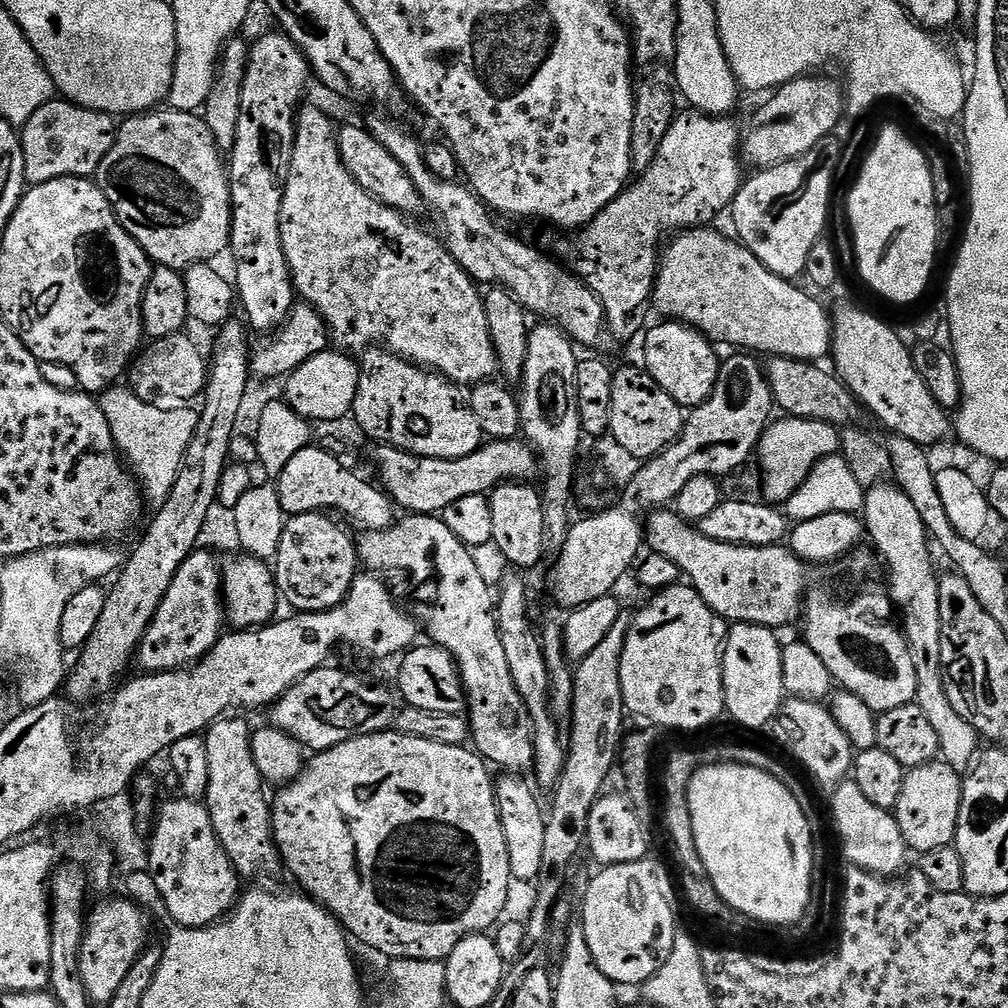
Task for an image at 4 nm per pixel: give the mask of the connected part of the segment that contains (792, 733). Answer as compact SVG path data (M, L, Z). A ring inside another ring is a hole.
M788 696L780 706L780 715L772 721L770 733L821 784L825 790L836 788L849 779L854 759L850 738L831 716L827 703Z

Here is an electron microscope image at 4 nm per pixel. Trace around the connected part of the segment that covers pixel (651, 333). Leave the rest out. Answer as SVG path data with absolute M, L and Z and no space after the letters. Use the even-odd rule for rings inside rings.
M653 323L643 337L643 340L645 339L643 367L654 378L654 382L658 382L658 386L662 386L662 390L666 390L666 394L670 394L670 398L674 398L674 402L678 402L681 408L685 410L698 408L706 402L706 398L710 398L718 382L721 357L716 357L717 349L704 333L697 332L687 324L664 323L668 324Z

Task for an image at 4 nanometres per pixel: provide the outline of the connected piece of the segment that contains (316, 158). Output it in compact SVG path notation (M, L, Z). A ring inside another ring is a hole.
M305 103L296 113L296 141L292 151L290 162L290 174L284 187L282 198L282 250L286 254L288 269L292 275L292 286L295 295L305 304L312 304L318 310L318 314L328 325L330 340L337 349L349 354L360 354L373 346L383 346L389 352L394 352L403 360L411 360L422 368L440 373L441 376L461 386L481 384L484 380L491 380L497 375L496 351L494 342L490 338L490 326L488 315L484 309L484 298L481 289L475 280L454 262L452 255L439 239L436 240L424 228L411 224L409 217L402 212L395 212L387 208L381 200L369 194L364 187L346 170L346 166L340 157L338 142L336 141L337 125L332 125L332 120L320 108Z

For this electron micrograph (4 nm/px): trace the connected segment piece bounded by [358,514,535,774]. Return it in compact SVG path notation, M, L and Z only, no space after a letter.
M408 514L403 517L405 520L397 519L388 528L378 529L376 531L365 531L364 537L358 540L358 556L362 561L363 567L368 570L379 570L384 572L408 572L410 579L416 583L416 597L412 600L412 608L410 612L418 621L419 627L428 631L427 639L435 644L438 648L445 648L447 652L454 658L456 668L460 671L460 681L464 683L464 695L466 697L466 715L468 718L468 726L470 729L470 740L474 745L475 751L483 756L489 765L504 768L508 774L528 774L533 771L535 762L535 746L534 732L532 730L532 722L530 712L527 710L526 703L523 702L522 695L518 694L518 688L514 684L514 679L510 676L509 663L506 662L505 647L502 646L502 638L499 636L499 622L497 620L497 601L494 599L494 588L488 585L488 580L484 577L484 572L480 569L480 564L475 560L473 549L467 548L458 538L454 538L454 534L450 531L450 526L446 526L446 522L439 515L421 516L419 514Z

